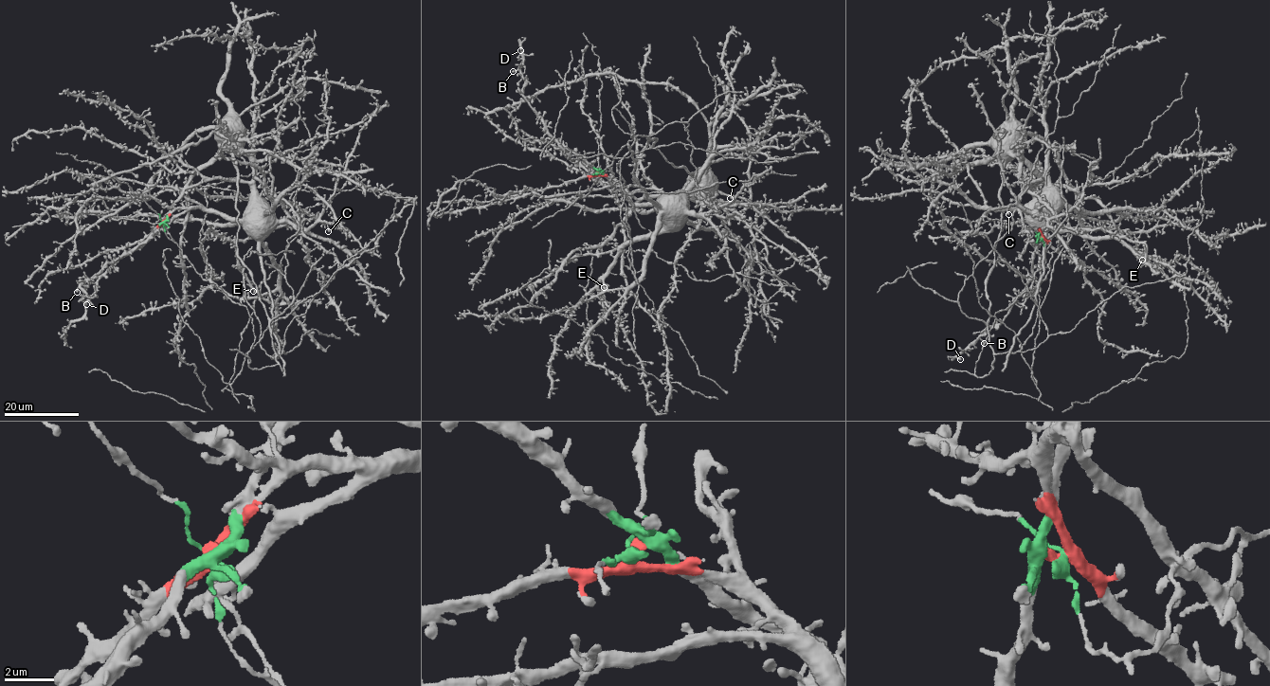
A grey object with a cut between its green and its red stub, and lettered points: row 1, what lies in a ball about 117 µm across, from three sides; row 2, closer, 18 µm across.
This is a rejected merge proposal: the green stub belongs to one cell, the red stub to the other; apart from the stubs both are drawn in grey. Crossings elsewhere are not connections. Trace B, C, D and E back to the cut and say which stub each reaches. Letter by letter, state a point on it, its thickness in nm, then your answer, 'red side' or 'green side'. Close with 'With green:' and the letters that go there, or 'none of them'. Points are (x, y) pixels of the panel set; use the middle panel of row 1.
B: place (513, 71); calibre 380 nm; green side
C: place (730, 198); calibre 400 nm; red side
D: place (520, 50); calibre 440 nm; green side
E: place (604, 287); calibre 460 nm; red side
With green: B, D

